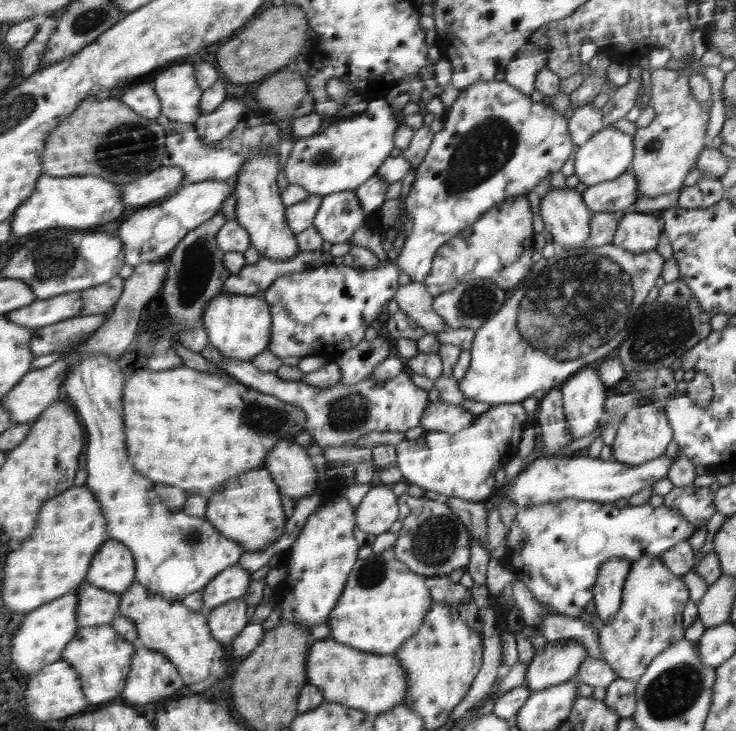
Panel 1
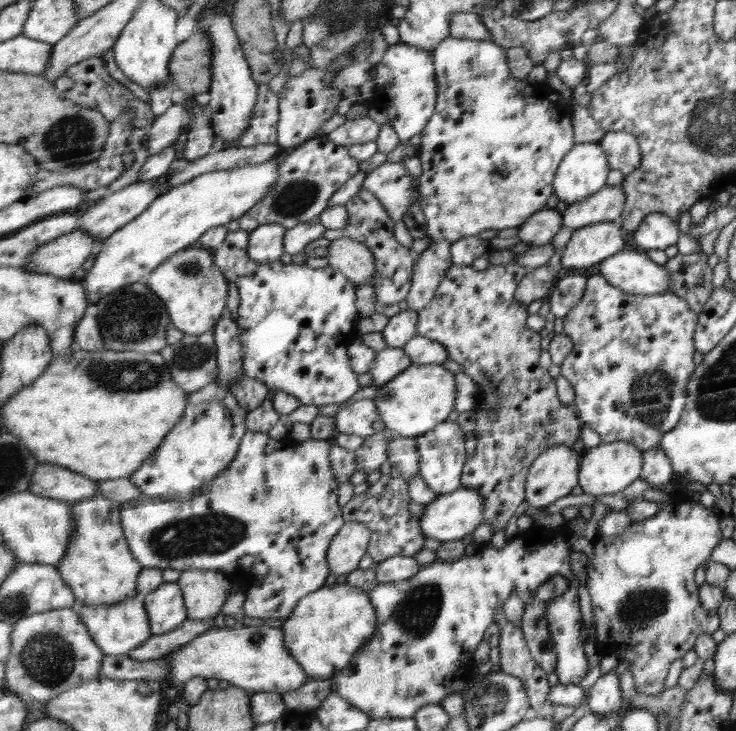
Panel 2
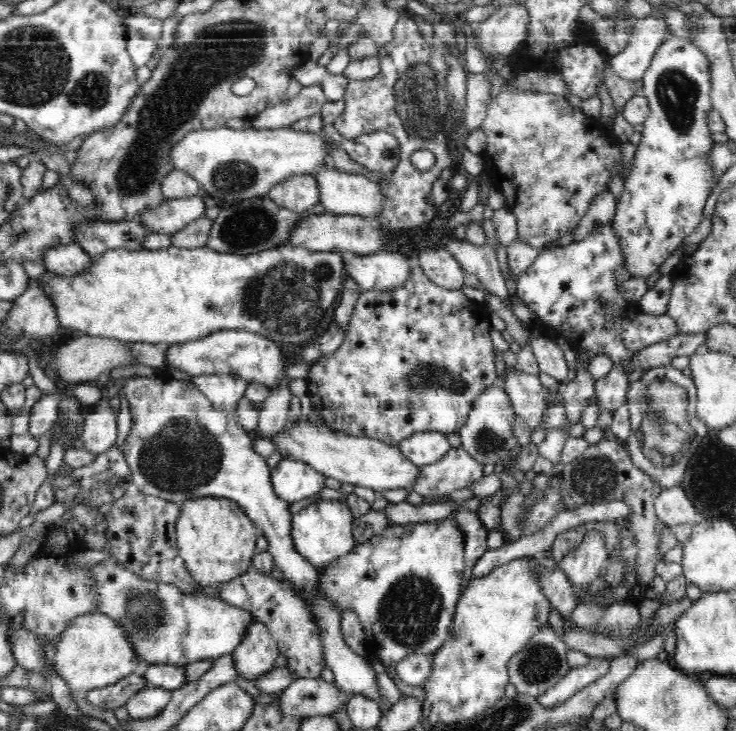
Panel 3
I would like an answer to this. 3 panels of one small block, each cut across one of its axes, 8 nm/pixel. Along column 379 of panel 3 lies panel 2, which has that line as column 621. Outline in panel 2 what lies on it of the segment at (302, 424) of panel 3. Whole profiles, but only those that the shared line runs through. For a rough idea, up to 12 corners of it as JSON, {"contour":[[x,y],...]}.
{"contour":[[624,440],[583,452],[580,483],[594,496],[641,476],[644,452]]}

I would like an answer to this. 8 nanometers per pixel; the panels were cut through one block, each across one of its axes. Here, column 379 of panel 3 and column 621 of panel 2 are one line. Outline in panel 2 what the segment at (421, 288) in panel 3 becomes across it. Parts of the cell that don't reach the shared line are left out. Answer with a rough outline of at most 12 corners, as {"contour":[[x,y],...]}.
{"contour":[[598,273],[560,366],[602,443],[658,447],[700,314]]}

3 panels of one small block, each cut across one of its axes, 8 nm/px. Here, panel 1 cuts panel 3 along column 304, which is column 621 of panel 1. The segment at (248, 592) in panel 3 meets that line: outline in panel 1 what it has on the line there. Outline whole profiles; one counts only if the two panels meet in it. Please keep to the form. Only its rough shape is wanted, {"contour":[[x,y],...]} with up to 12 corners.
{"contour":[[662,555],[632,562],[602,659],[636,682],[686,640],[689,584]]}

